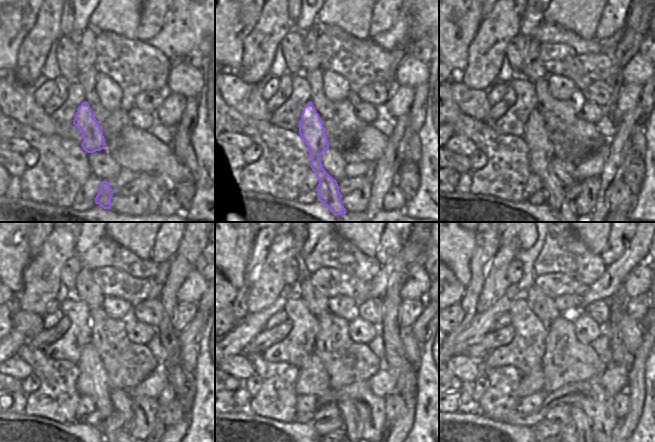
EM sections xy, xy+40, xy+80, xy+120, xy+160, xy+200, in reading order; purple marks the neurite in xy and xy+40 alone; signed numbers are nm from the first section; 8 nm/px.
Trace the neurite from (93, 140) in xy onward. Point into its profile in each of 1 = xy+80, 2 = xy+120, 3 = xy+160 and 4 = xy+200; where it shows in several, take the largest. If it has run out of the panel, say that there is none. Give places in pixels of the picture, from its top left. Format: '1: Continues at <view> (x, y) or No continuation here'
1: Continues at xy+80 (536, 135)
2: Continues at xy+120 (97, 386)
3: Continues at xy+160 (320, 385)
4: Continues at xy+200 (539, 378)

